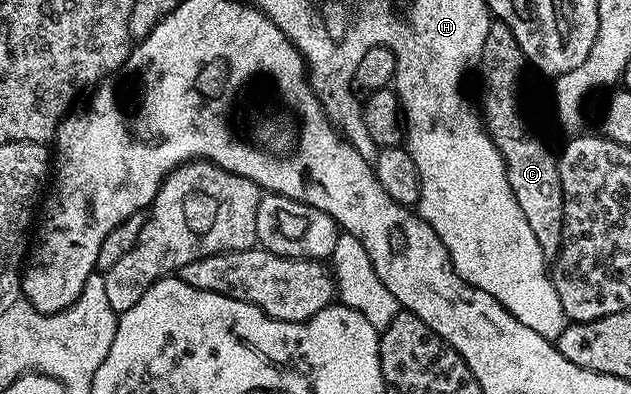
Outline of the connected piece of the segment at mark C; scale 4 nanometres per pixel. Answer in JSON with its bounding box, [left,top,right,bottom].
[478,19,564,261]

